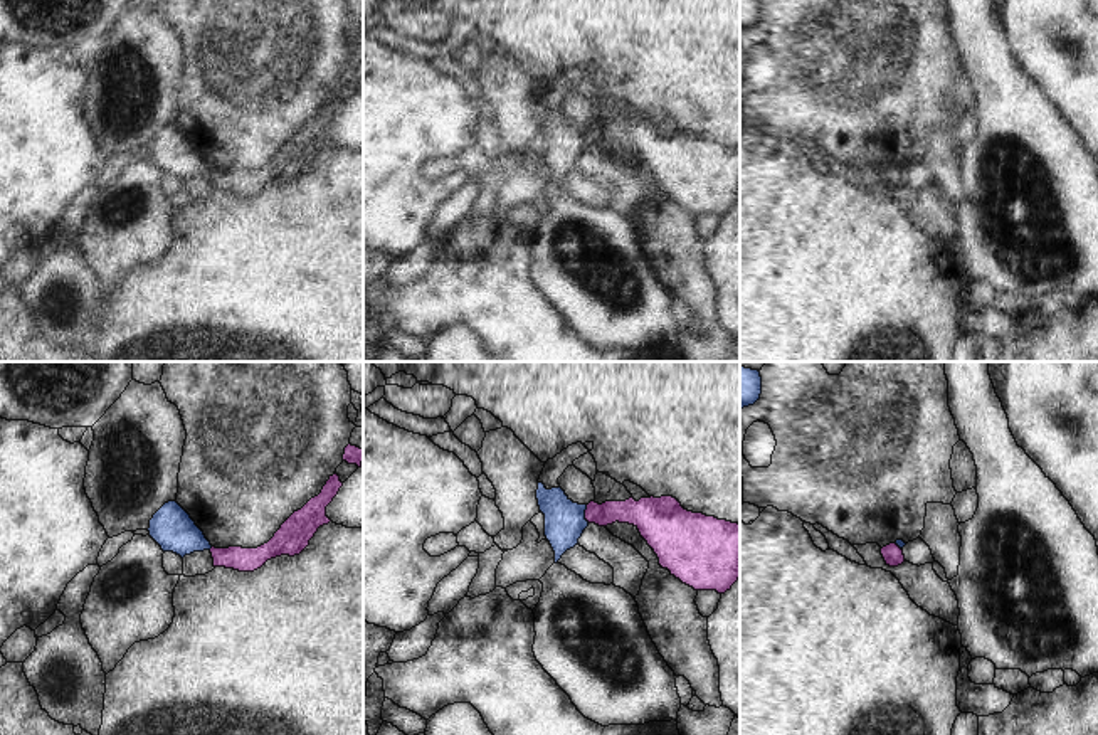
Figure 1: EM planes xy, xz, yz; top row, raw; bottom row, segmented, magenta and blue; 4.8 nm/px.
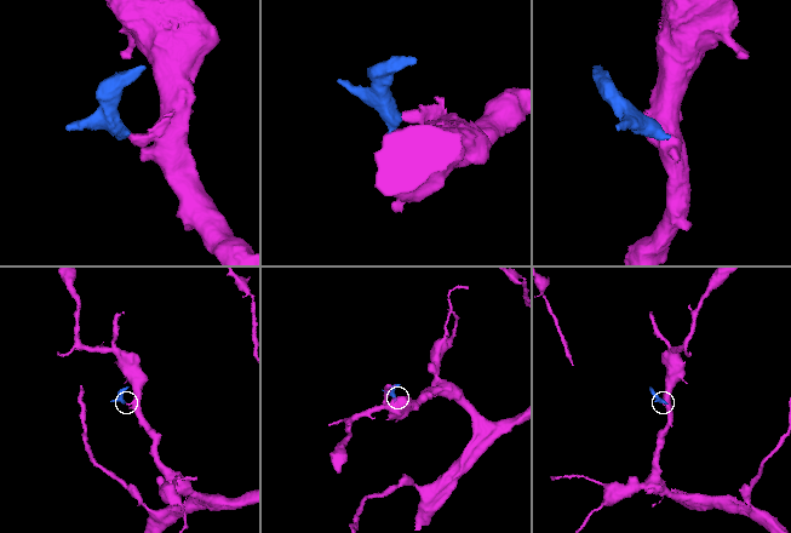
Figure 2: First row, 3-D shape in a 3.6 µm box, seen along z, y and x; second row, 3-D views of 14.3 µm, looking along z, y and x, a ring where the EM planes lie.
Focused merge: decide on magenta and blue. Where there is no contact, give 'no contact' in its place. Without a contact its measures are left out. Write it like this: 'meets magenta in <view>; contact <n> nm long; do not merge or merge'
meets magenta in xz; contact 90 nm long; do not merge

